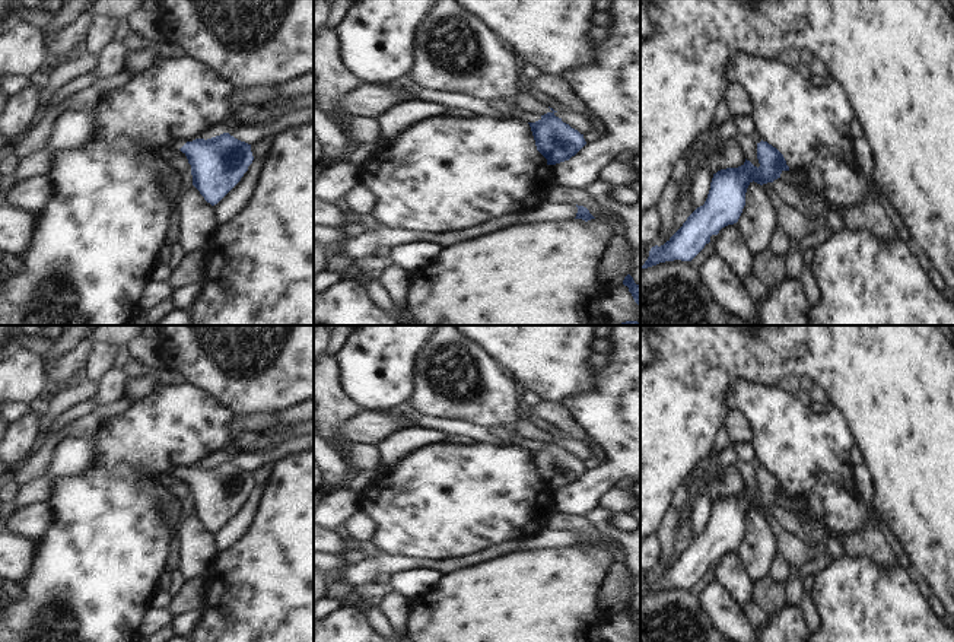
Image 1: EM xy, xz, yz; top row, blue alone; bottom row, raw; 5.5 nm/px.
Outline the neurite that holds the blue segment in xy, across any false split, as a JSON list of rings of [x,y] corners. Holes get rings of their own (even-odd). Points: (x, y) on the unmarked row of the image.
[[[223,460],[212,465],[168,467],[169,477],[181,477],[191,492],[193,512],[207,530],[217,531],[244,503],[254,483],[251,471]]]

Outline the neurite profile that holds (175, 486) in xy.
[[[181,477],[165,479],[165,487],[177,500],[181,500],[188,492],[188,486]]]

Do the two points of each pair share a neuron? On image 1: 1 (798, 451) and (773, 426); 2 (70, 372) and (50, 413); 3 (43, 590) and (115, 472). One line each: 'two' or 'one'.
1: one
2: two
3: one

